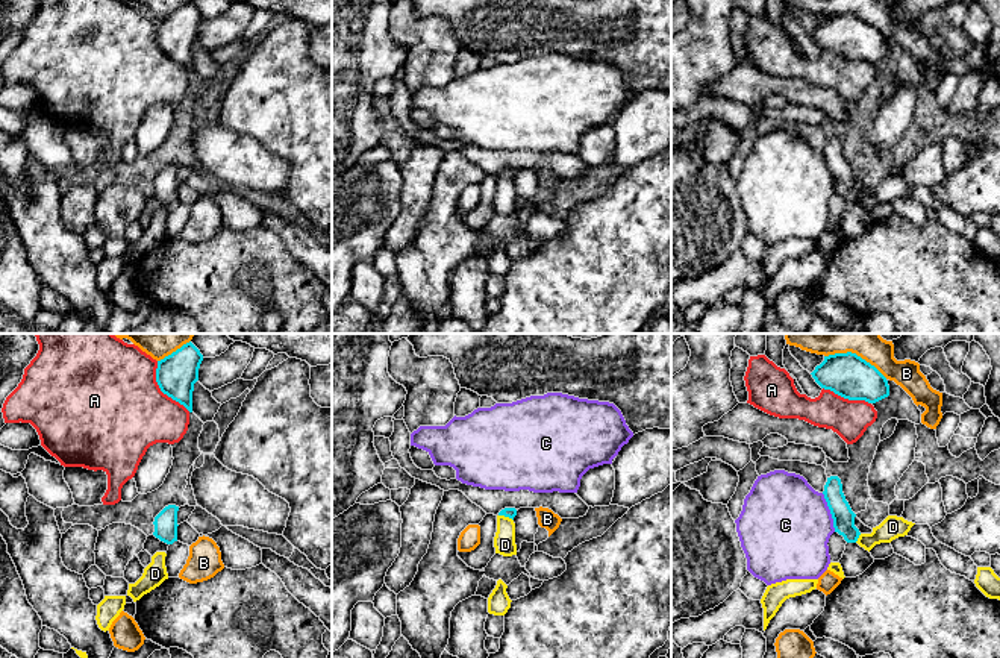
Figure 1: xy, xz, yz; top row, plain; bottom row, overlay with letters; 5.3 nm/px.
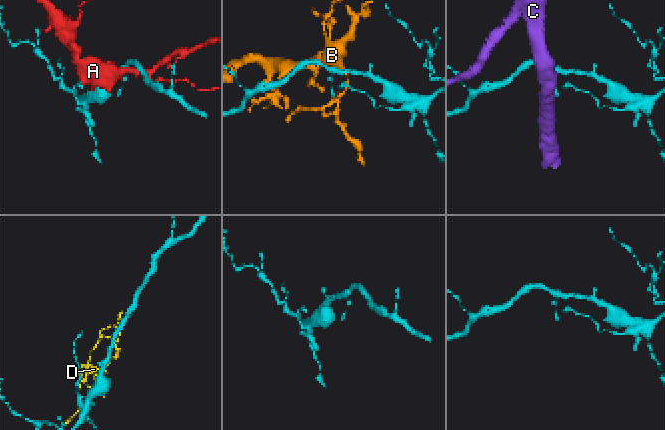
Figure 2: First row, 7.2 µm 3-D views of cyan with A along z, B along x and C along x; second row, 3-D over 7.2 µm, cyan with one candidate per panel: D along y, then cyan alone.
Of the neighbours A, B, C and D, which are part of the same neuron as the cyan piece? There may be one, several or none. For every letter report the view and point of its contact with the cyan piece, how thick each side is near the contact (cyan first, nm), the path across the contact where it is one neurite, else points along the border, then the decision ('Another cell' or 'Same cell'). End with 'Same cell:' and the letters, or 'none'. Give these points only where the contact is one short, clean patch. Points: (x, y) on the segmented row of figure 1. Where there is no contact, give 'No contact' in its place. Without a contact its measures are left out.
A: Touches cyan at xy (161, 390). Thickness 220 nm (cyan) against 500 nm. Another cell
B: Touches cyan at yz (855, 354). Thickness 240 nm (cyan) against 220 nm. Another cell
C: Touches cyan at yz (831, 513). Thickness 120 nm (cyan) against 480 nm. Boundary: yz (821, 493), (835, 531). Another cell
D: Touches cyan at xz (506, 516). Thickness 60 nm (cyan) against 110 nm. Another cell
Same cell: none

